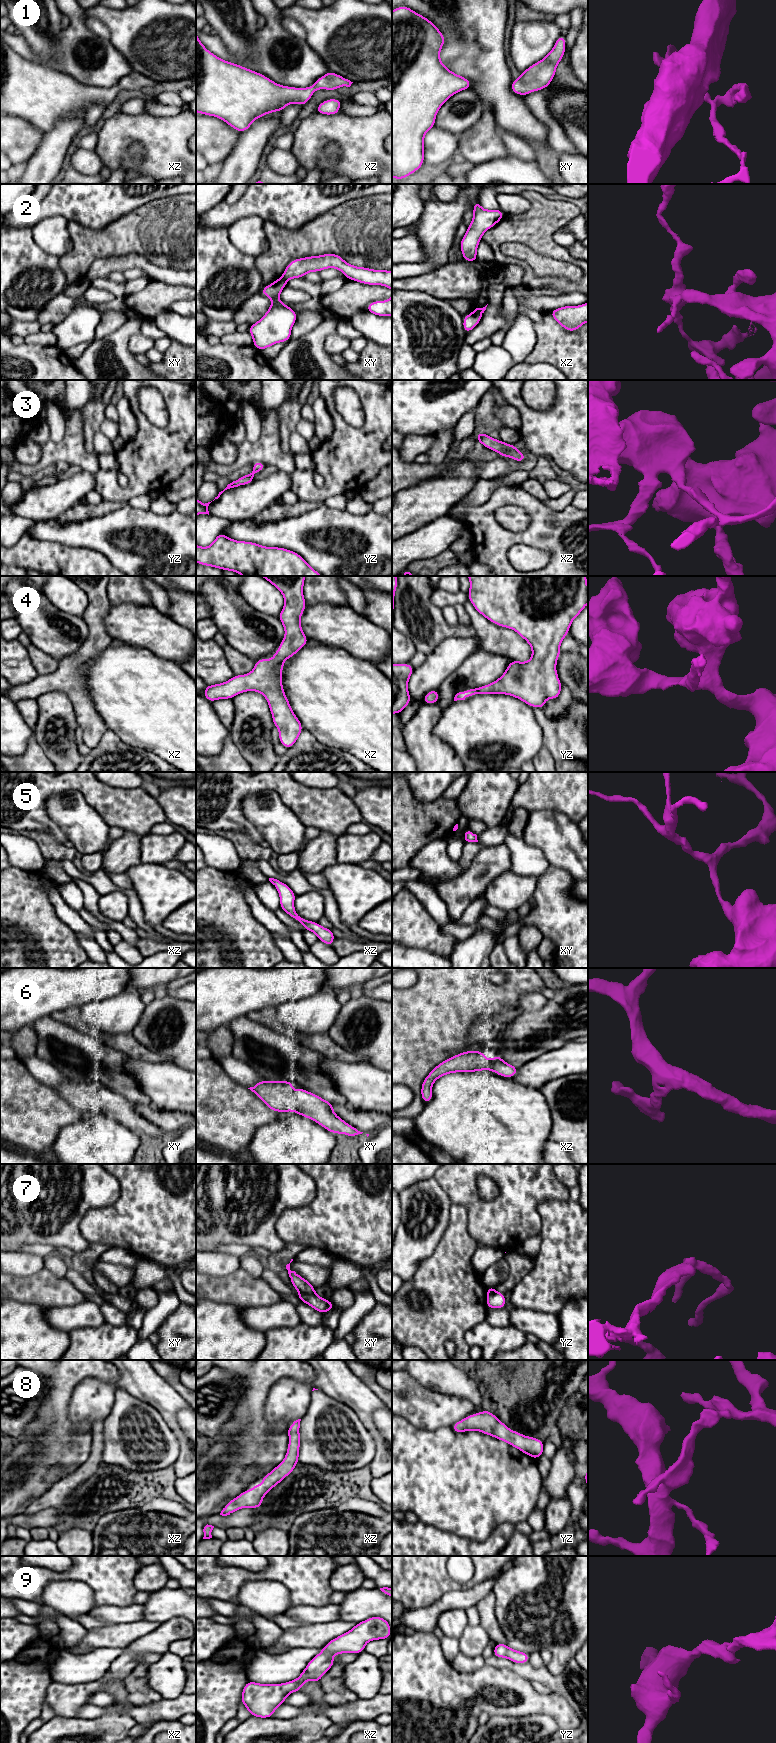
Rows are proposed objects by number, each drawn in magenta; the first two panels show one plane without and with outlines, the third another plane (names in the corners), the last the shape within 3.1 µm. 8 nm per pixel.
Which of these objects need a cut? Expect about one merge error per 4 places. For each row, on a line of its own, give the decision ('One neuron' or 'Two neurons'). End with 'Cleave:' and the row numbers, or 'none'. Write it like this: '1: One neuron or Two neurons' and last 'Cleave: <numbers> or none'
1: One neuron
2: Two neurons
3: One neuron
4: One neuron
5: One neuron
6: One neuron
7: Two neurons
8: One neuron
9: One neuron
Cleave: 2, 7

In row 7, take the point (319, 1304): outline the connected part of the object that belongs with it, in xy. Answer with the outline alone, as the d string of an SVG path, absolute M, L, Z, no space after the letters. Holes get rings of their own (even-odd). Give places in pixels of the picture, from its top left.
M299 1293L298 1299L299 1301L308 1304L314 1310L322 1314L325 1314L335 1308L331 1300L323 1299L322 1297L318 1296L316 1293L311 1293L311 1294Z

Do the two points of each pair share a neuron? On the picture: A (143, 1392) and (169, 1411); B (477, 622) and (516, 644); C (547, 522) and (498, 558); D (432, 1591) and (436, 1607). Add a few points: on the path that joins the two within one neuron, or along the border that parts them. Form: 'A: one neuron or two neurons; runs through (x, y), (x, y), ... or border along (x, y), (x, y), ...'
A: one neuron; runs through (149, 1392), (163, 1405)
B: one neuron; runs through (487, 631), (496, 640), (506, 642)
C: one neuron; runs through (534, 532), (513, 538), (506, 545)
D: two neurons; border along (456, 1590), (444, 1593), (428, 1605), (412, 1607)

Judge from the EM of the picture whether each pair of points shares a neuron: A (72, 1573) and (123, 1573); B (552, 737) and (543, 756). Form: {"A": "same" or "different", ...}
{"A": "same", "B": "different"}

